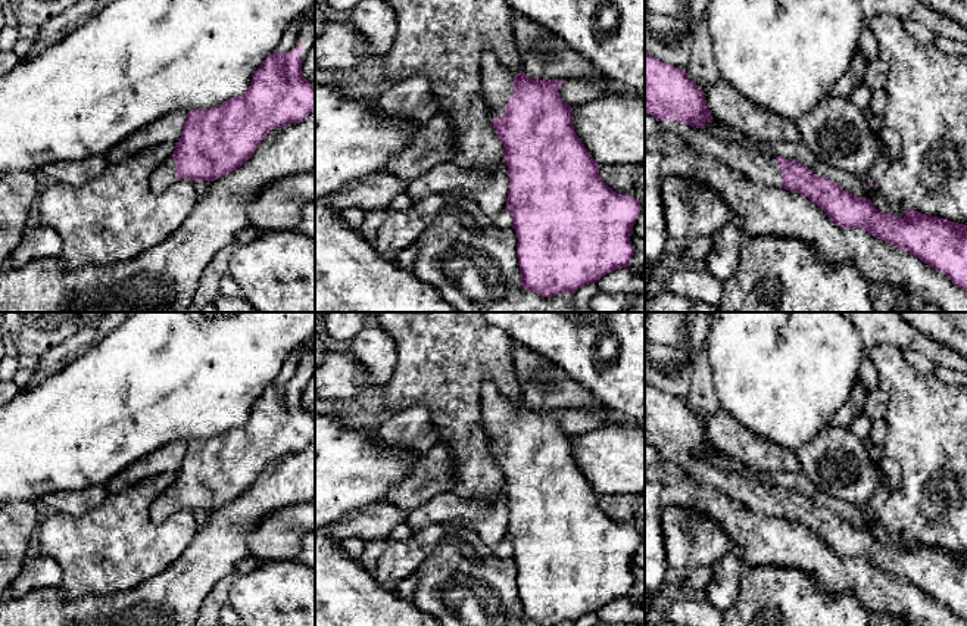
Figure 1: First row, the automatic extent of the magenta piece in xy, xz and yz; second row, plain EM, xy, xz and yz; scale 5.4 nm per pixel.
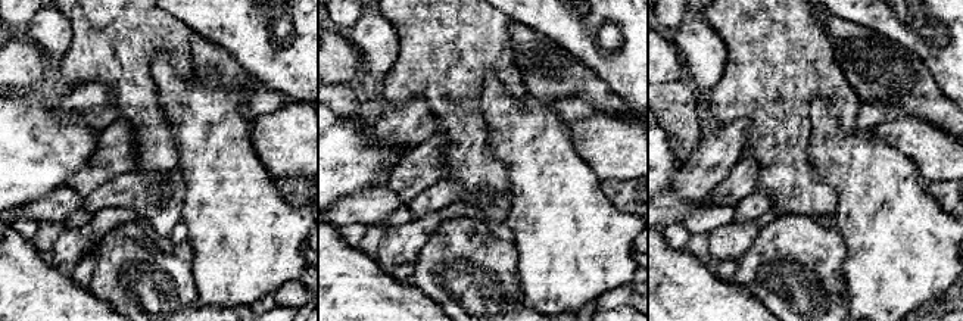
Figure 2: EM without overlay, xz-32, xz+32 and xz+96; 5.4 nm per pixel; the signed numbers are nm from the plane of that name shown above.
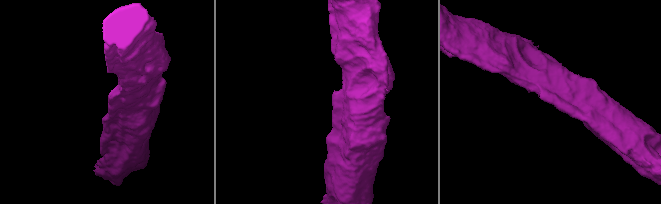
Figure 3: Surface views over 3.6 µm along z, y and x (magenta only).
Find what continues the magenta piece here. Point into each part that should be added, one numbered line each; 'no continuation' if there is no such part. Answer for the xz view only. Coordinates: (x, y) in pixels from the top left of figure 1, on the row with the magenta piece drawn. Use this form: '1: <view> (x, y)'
1: xz (496, 81)

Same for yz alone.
1: yz (755, 165)

